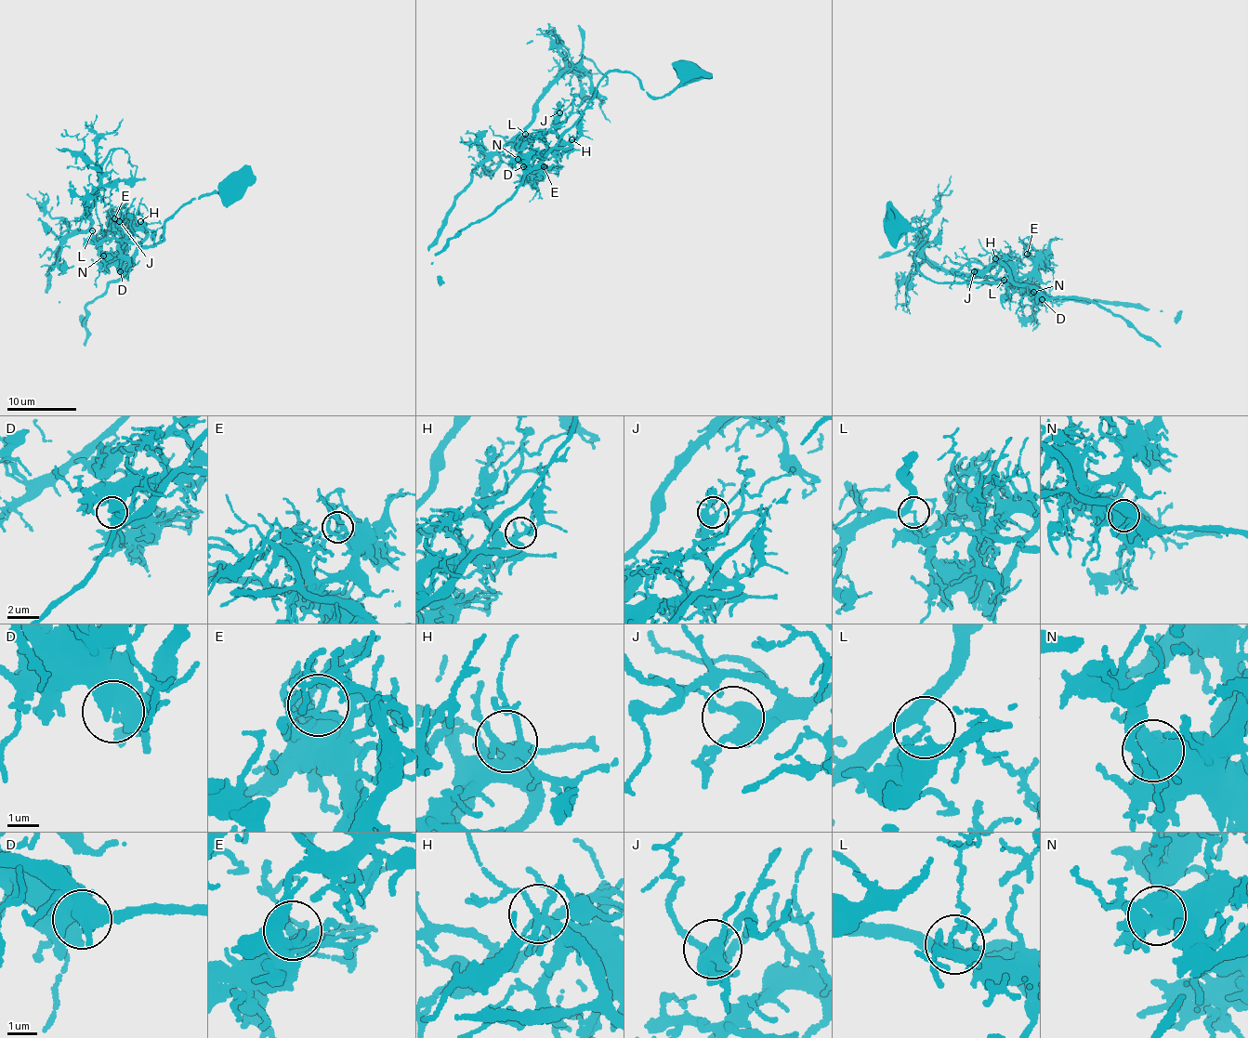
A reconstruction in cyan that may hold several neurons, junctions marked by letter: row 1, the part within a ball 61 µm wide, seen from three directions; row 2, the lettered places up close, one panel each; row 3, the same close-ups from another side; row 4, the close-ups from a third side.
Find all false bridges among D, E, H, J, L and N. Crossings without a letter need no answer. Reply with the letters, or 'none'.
L

